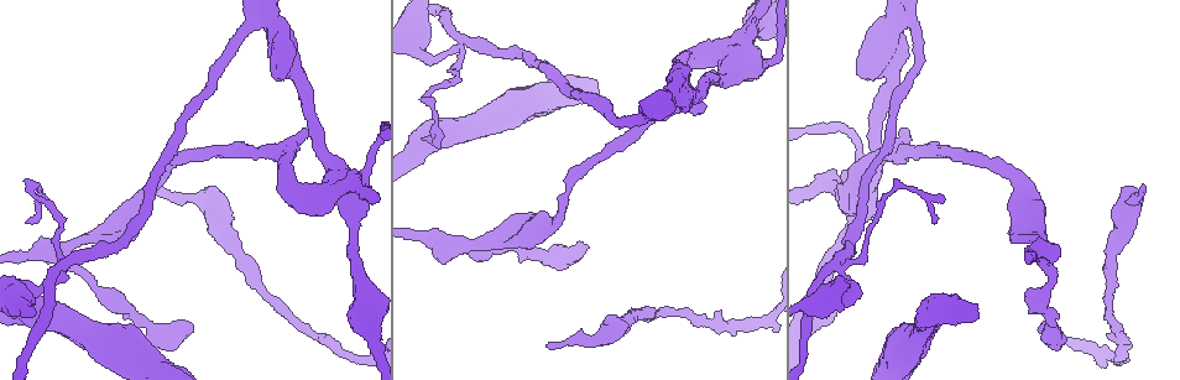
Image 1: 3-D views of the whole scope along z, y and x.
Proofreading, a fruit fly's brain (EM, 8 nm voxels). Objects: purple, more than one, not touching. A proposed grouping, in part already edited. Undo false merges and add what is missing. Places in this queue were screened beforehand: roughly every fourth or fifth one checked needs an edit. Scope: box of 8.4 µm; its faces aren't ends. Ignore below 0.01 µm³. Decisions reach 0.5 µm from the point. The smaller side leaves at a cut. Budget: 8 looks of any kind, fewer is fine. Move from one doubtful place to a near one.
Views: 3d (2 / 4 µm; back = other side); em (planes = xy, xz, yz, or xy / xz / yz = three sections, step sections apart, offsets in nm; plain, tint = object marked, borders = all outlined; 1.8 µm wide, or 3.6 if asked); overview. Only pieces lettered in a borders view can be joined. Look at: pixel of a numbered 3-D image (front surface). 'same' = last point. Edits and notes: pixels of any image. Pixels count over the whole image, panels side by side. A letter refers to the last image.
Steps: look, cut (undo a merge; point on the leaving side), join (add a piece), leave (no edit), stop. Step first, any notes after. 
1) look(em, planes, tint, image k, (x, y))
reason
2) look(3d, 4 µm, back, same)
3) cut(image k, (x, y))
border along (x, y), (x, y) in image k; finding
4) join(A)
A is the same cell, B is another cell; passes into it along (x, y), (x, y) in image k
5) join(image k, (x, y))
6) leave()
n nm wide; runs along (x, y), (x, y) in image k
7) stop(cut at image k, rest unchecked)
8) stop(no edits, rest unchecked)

look(em, planes, borders, image 1, (426, 59))
calibre changes

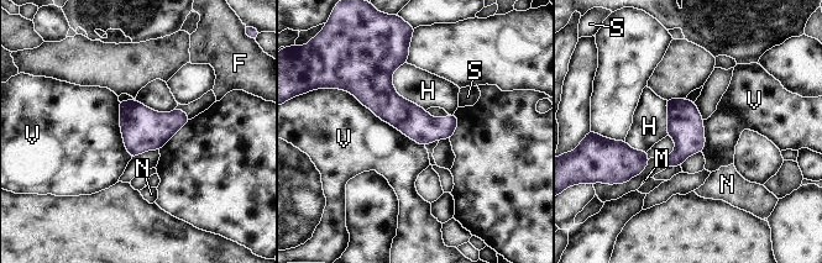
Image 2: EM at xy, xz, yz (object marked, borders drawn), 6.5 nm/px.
leave()
F, H, M, N, S and V are other cells; all the same neuron

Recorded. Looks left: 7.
look(em, 3.6 µm, xy, step 16, borders, image 1, (329, 195))
calibre changes

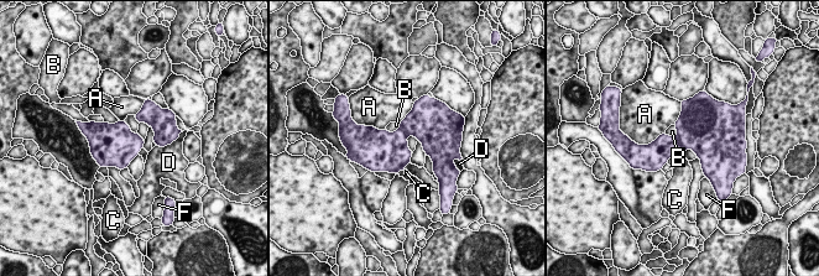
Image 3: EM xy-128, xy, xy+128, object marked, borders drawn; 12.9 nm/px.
cut(image 3, (663, 147))
A, B, C, D and F are other cells; border along (676, 136), (684, 150) in image 3; two neurons meet here

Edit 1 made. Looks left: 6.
look(overview)
see it whole again

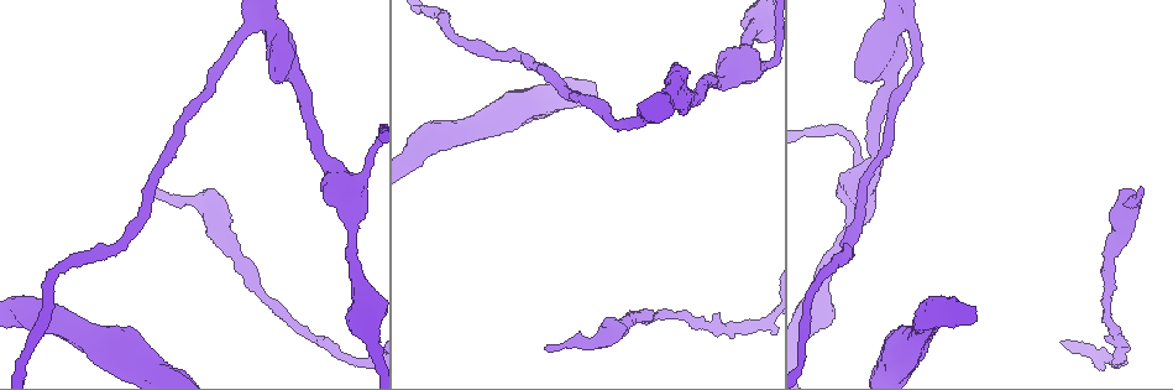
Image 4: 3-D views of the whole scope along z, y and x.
look(em, xz, step 4, tint, image 4, (547, 349))
branch stops here

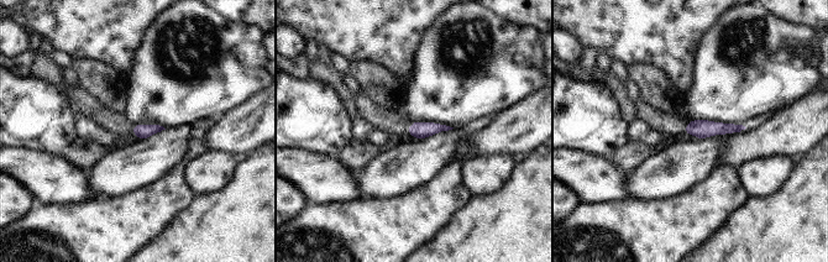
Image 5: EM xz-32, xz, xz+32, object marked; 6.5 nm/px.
look(em, planes, borders, same)

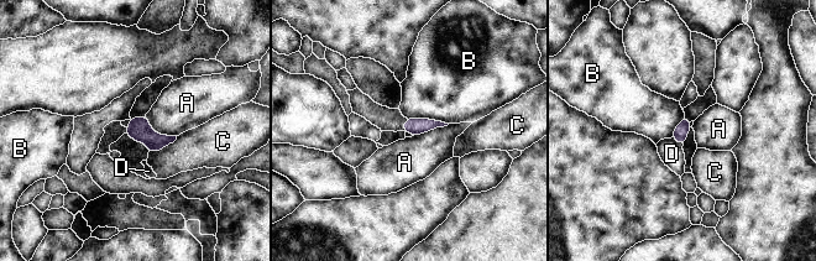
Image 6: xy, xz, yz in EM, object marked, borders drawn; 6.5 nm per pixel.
leave()
B touches over 280 nm; A, B, C and D are other cells; no lettered piece goes on from it

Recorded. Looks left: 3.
stop(cut at image 3, rest unchecked)

